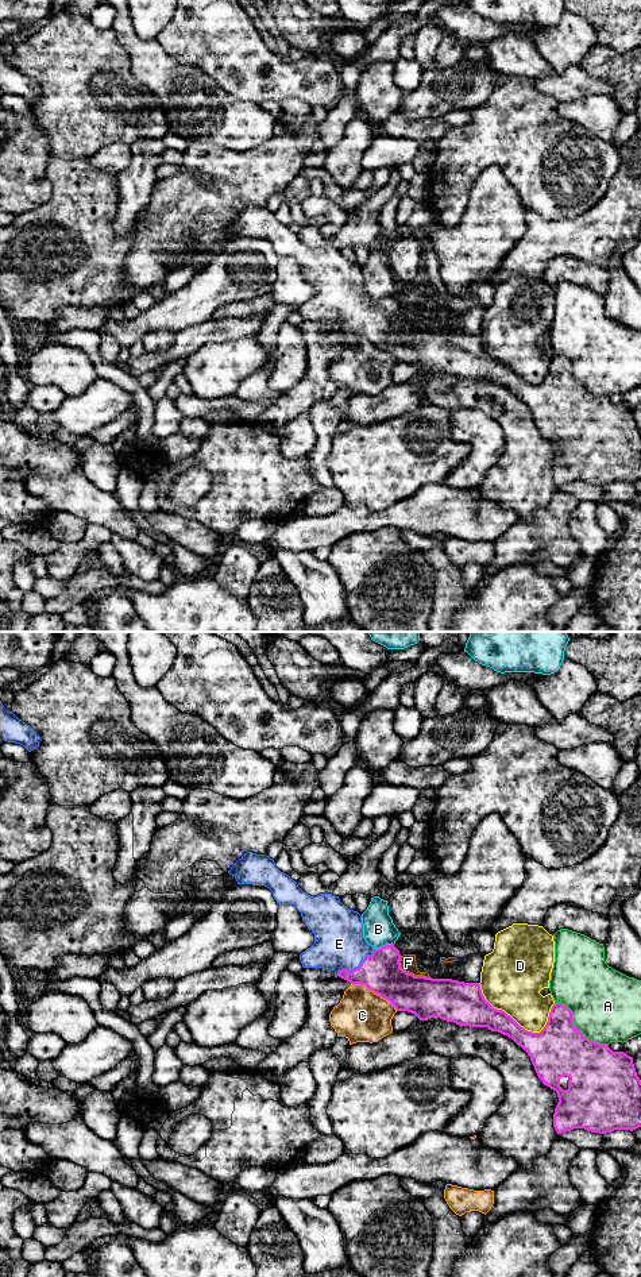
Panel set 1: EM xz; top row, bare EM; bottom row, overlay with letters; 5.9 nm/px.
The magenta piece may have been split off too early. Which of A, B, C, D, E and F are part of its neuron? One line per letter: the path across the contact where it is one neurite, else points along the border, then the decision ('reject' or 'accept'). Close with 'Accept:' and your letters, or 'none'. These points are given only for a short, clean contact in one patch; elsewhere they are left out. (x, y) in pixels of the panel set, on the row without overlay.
A: reject
B: border along xz (393, 296), (385, 296), (374, 301); reject
C: border along xz (351, 335), (366, 338), (385, 350), (397, 362); reject
D: reject
E: runs through xz (381, 324), (377, 320), (355, 320), (355, 313), (339, 296); accept
F: reject
Accept: E

